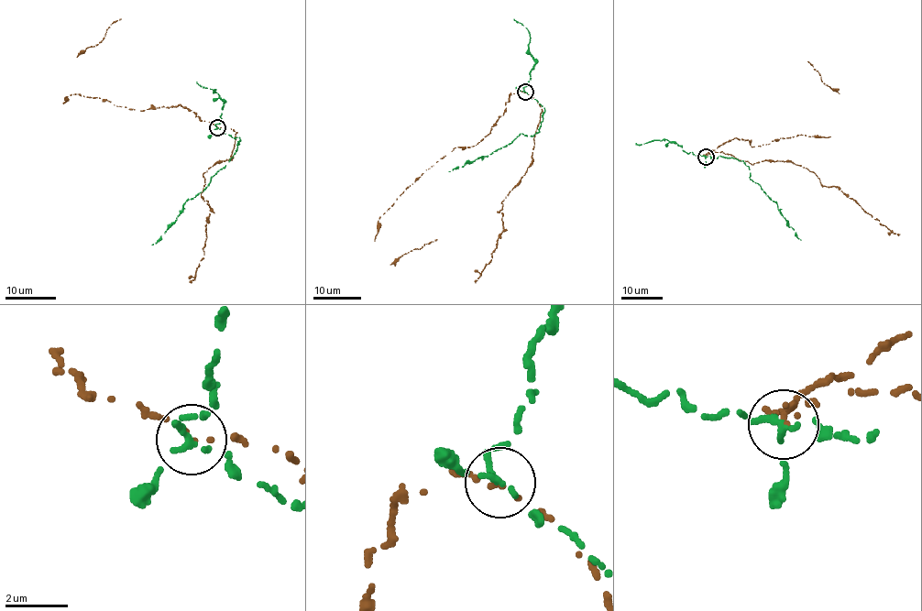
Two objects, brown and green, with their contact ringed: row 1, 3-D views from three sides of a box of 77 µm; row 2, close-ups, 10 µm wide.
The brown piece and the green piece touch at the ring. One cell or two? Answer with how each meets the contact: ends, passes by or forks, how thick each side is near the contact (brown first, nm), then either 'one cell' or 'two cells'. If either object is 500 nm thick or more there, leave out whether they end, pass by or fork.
brown passes by; green passes by; calibres 110 and 200 nm; two cells

